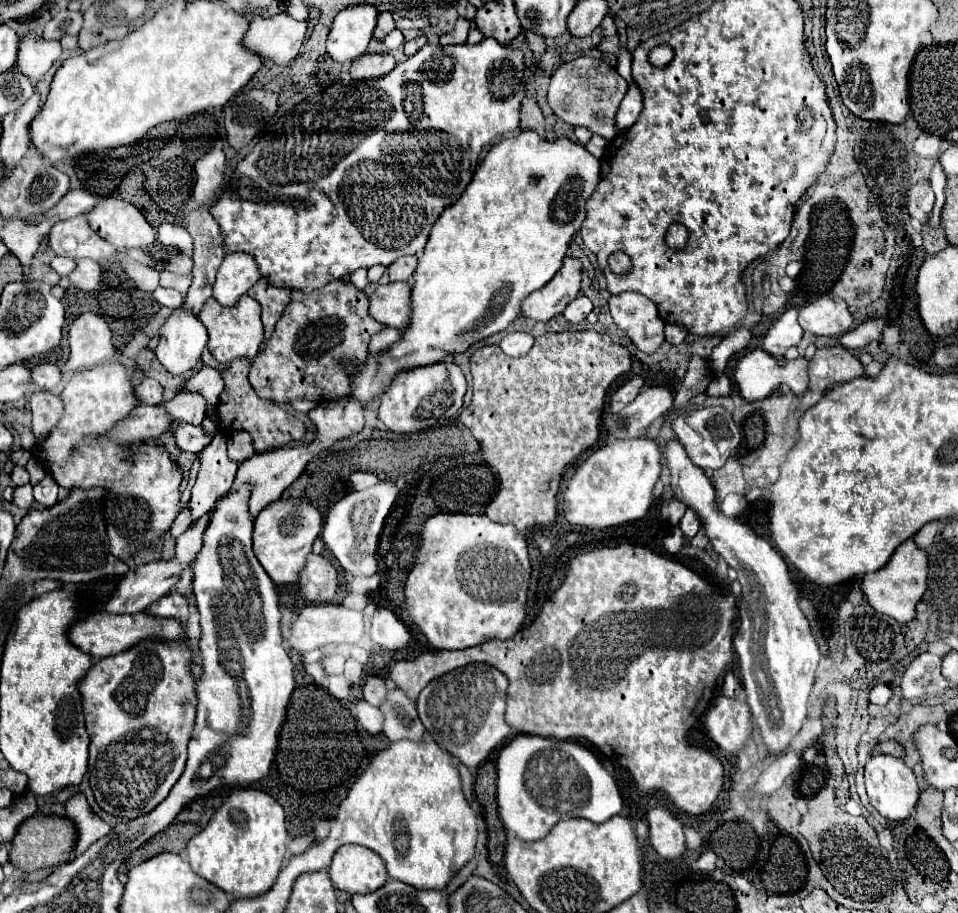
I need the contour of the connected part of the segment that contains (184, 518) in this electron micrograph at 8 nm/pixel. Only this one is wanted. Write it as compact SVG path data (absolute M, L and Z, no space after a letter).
M189 503L187 507L179 512L173 522L169 532L174 539L177 539L189 527L191 521L191 511Z

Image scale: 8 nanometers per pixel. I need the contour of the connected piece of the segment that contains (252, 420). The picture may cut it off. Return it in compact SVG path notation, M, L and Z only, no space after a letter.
M238 359L238 361L232 361L230 367L222 373L226 387L220 395L218 417L220 417L220 425L224 427L224 431L236 431L236 429L248 431L254 439L254 449L260 453L268 451L272 447L284 447L294 441L300 441L306 433L304 423L298 417L294 417L292 413L288 413L286 407L274 407L272 401L260 401L260 397L250 395L248 371L250 371L250 361Z

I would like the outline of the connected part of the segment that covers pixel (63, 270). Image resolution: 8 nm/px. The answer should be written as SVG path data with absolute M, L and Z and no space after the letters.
M54 257L52 261L50 261L50 267L62 277L62 275L68 275L72 269L74 269L74 261L72 259L64 259L64 257Z

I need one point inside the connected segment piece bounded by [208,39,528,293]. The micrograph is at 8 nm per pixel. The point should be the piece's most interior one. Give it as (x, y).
(328, 190)

